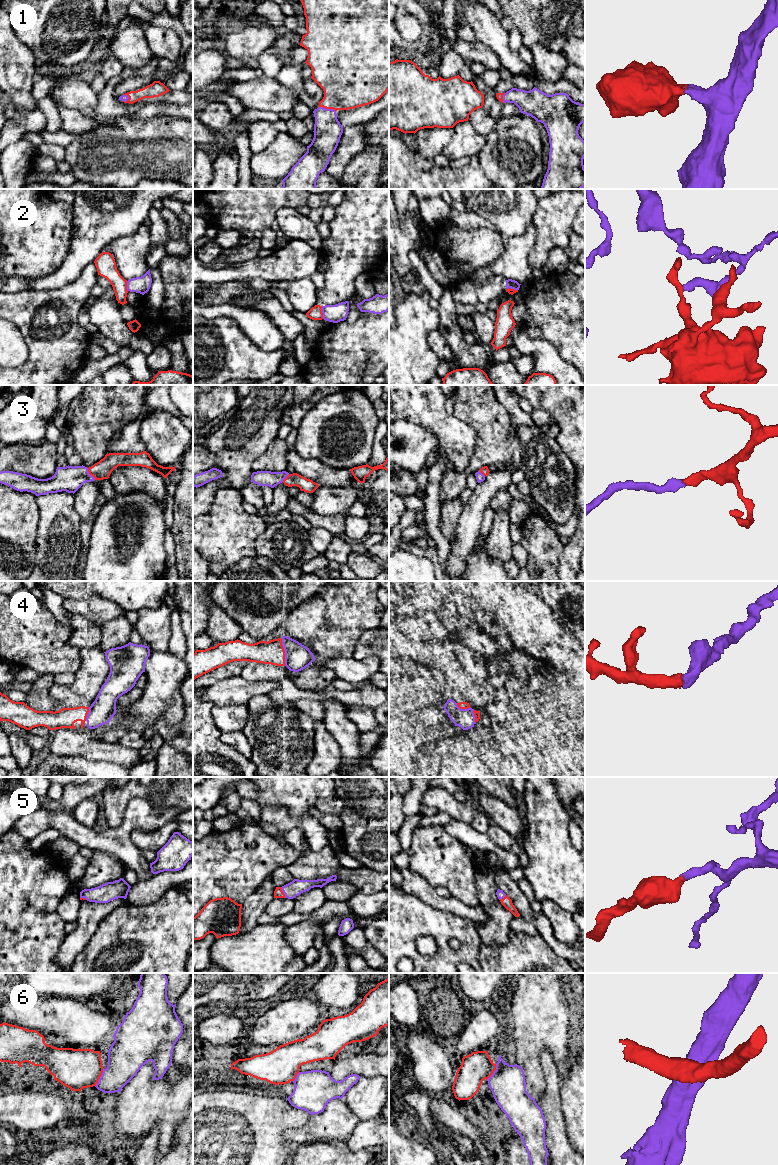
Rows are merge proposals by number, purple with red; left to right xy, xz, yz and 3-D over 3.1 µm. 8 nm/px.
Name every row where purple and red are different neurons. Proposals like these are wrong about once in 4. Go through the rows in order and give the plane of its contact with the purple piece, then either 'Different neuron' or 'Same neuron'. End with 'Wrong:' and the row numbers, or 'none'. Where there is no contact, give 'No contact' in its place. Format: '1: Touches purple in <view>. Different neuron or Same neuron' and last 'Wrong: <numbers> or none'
1: Touches purple in xz. Same neuron
2: Touches purple in xz. Different neuron
3: Touches purple in xy. Same neuron
4: Touches purple in xz. Same neuron
5: Touches purple in xz. Same neuron
6: Touches purple in xy. Same neuron
Wrong: 2

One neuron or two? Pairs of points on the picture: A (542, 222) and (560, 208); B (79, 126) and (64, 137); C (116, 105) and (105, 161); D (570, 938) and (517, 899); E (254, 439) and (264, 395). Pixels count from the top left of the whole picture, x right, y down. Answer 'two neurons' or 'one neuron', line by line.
A: one neuron
B: two neurons
C: two neurons
D: two neurons
E: one neuron

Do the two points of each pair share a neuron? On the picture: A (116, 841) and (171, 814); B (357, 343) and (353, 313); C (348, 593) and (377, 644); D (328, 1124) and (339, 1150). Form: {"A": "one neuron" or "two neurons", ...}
{"A": "one neuron", "B": "two neurons", "C": "two neurons", "D": "two neurons"}

